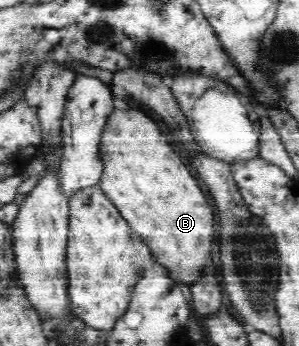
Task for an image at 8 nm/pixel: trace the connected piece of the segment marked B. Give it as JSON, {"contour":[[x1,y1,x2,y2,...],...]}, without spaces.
{"contour":[[116,110,108,119,102,143,105,167,100,186,133,231,149,239,154,261,168,267,178,283,192,288,213,257,216,209,191,175,183,158,171,151,159,125,139,110]]}

